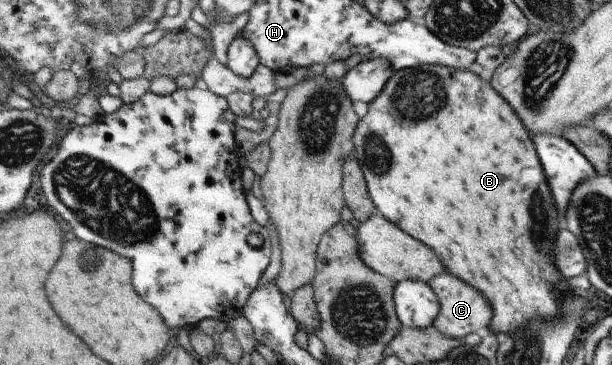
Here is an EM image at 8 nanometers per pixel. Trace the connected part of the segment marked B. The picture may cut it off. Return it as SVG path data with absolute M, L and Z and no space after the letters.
M440 65L414 66L395 72L390 77L389 83L386 83L382 94L369 105L368 114L361 117L353 141L355 155L363 168L362 171L377 212L397 224L405 233L421 240L428 247L434 247L434 251L438 251L438 255L442 255L442 261L446 263L450 273L458 275L460 279L466 279L470 285L478 287L486 295L486 299L490 299L490 307L494 307L494 323L492 323L494 331L504 331L504 336L516 333L521 330L520 327L524 323L526 325L534 323L532 321L532 319L536 319L534 315L538 315L538 319L542 319L542 321L546 321L546 317L550 321L554 321L554 317L561 320L558 313L560 313L560 305L564 303L567 289L564 277L558 273L556 267L552 267L554 239L558 235L561 218L558 217L558 211L554 207L548 179L537 159L536 149L533 147L529 133L522 121L518 119L517 113L506 103L504 97L496 89L490 87L487 77L483 73L472 71L472 69L453 69Z

